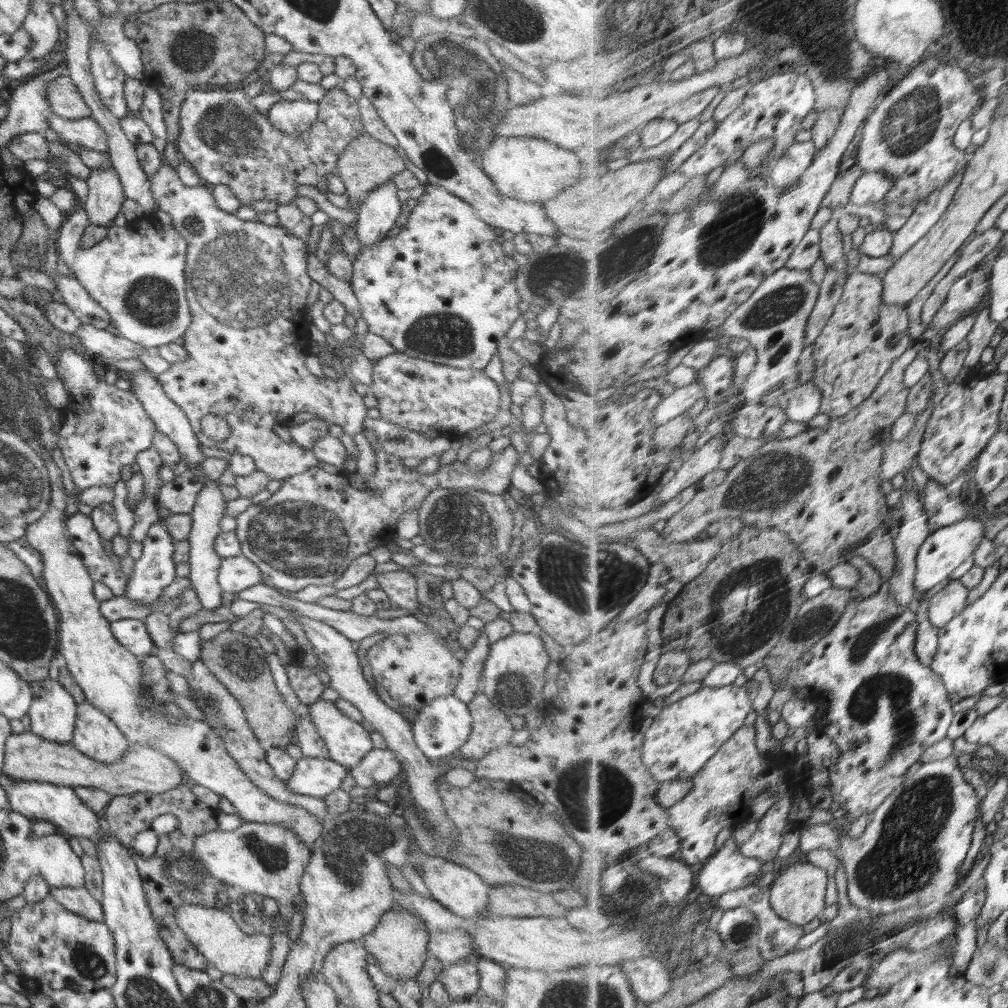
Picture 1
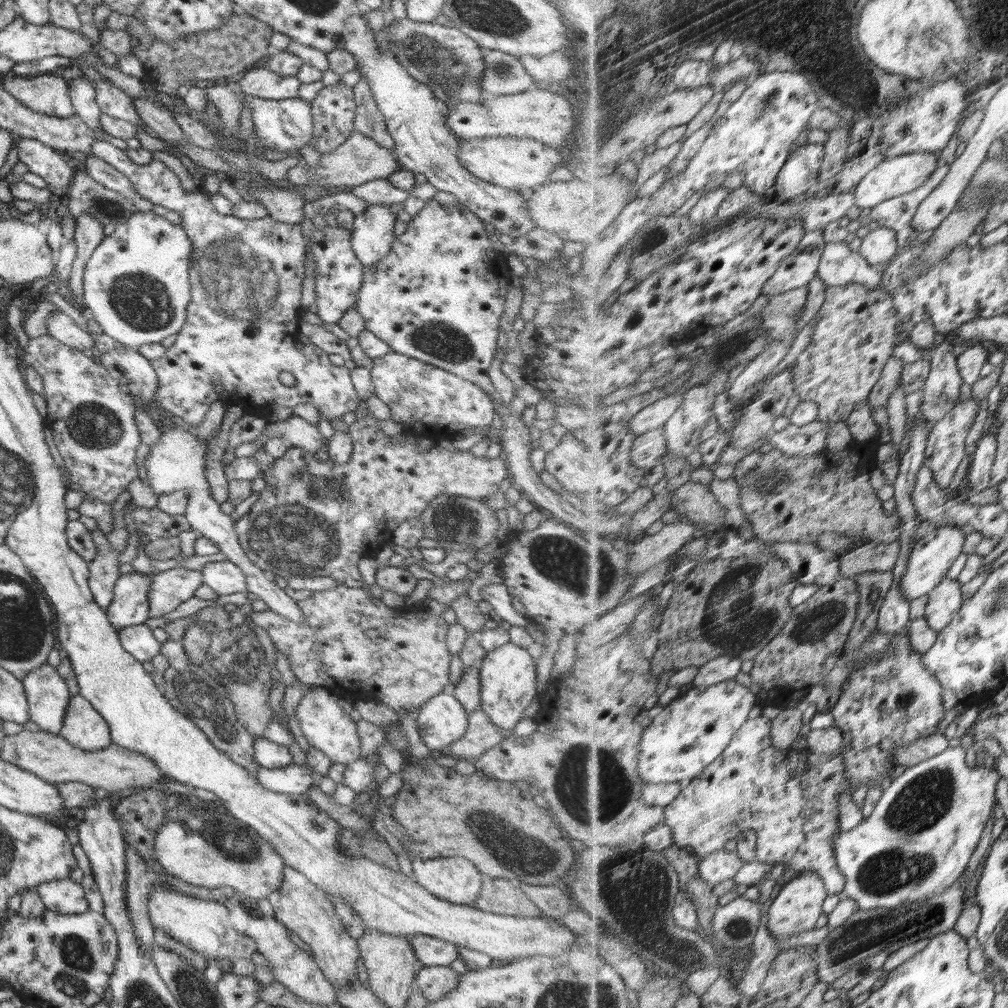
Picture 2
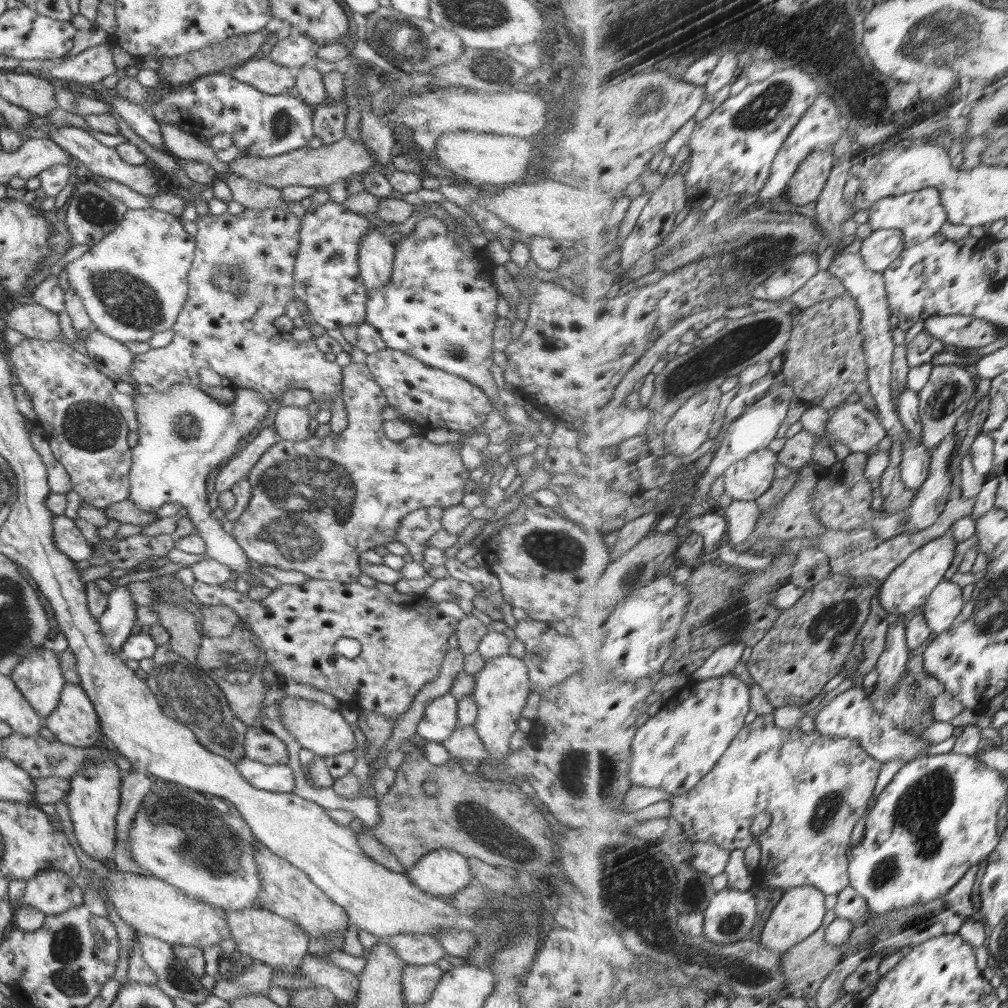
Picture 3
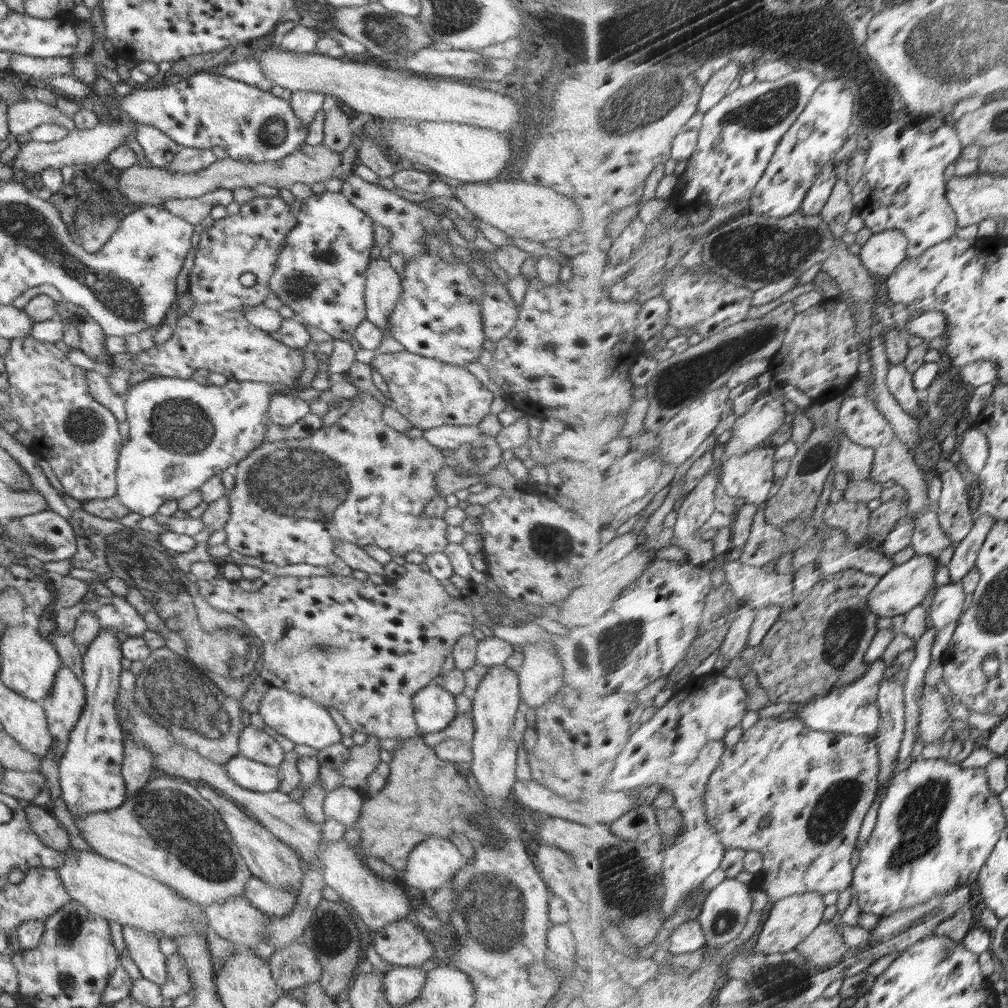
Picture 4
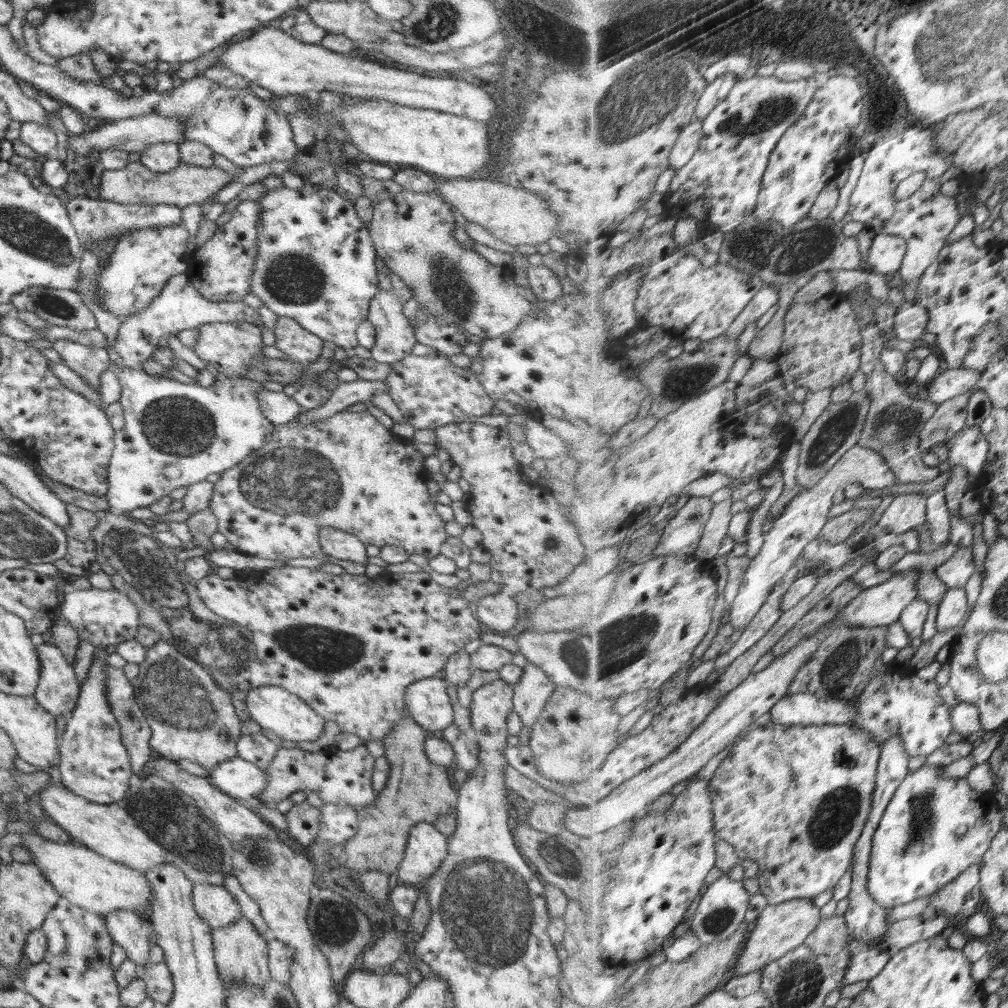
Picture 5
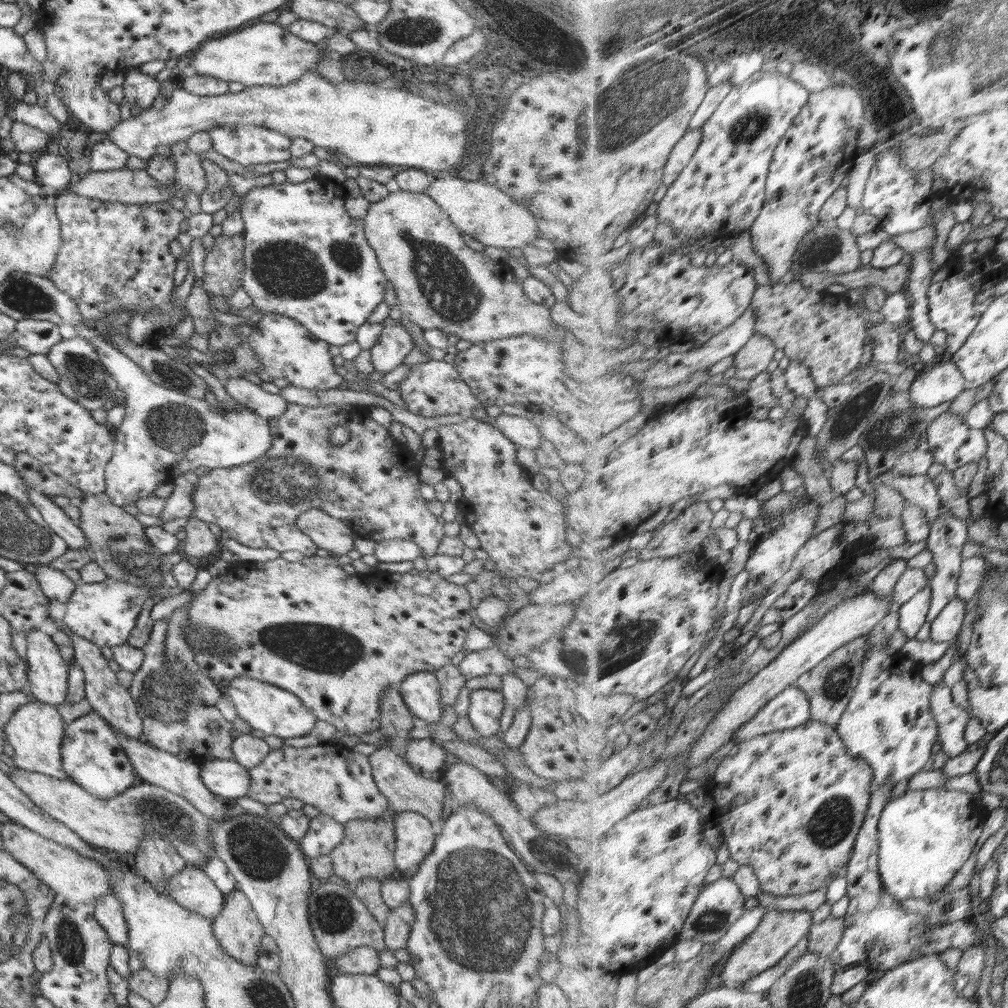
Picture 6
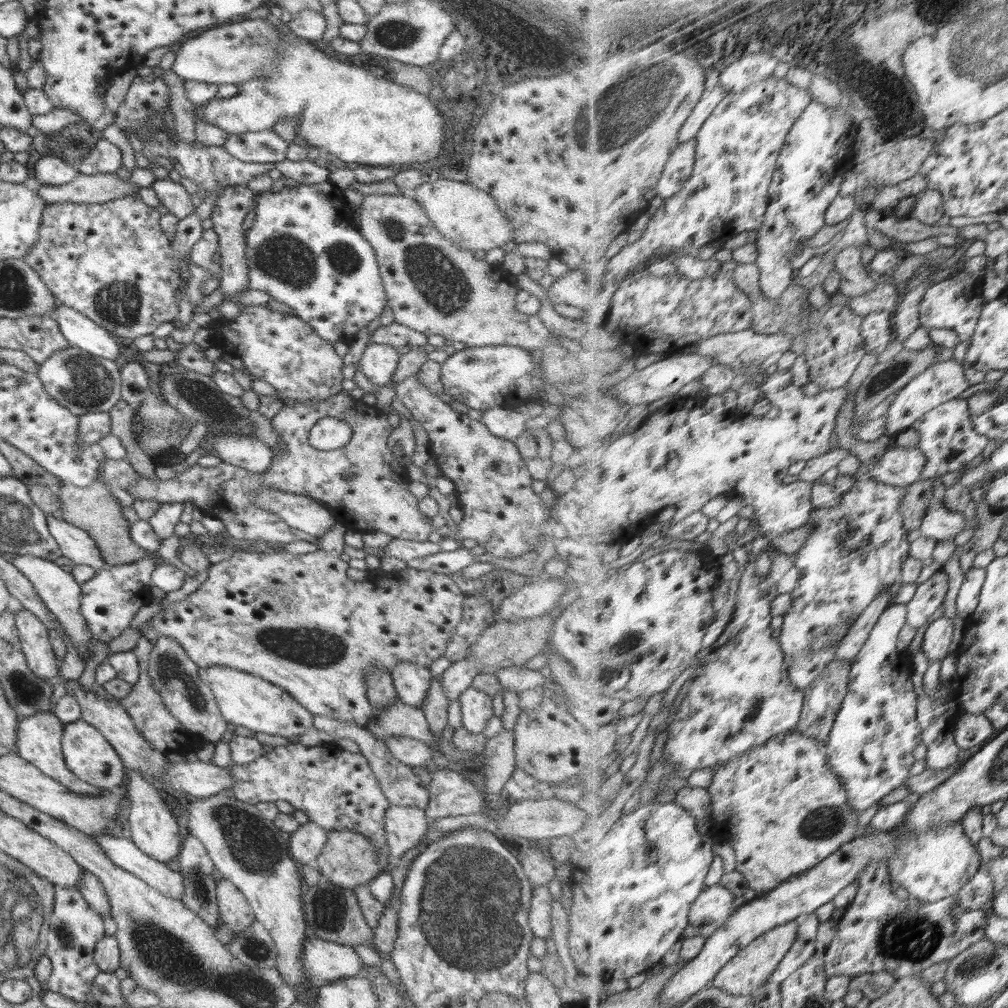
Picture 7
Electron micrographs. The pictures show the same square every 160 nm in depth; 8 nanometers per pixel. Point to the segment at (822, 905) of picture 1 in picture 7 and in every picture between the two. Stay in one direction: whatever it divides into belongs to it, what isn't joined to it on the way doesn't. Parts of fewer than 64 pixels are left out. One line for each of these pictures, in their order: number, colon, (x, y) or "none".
2: (798, 907)
3: (800, 914)
4: (792, 920)
5: (781, 928)
6: (782, 931)
7: (747, 975)

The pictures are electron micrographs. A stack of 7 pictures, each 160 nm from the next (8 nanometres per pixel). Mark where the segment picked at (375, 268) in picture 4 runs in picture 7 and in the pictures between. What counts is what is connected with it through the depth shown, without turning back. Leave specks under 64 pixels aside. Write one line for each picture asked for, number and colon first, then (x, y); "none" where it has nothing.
5: (394, 337)
6: (394, 343)
7: (379, 362)

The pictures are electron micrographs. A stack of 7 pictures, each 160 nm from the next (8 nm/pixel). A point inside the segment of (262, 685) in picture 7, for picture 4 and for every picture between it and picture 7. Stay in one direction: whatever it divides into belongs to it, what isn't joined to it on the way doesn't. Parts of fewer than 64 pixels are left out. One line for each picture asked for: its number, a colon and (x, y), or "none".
4: (297, 717)
5: (272, 707)
6: (276, 712)

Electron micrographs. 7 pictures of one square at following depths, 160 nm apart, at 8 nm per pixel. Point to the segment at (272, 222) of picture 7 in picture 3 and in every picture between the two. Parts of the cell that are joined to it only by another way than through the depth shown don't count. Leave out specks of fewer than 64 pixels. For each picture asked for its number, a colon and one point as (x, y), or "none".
3: (327, 279)
4: (321, 271)
5: (315, 263)
6: (305, 257)

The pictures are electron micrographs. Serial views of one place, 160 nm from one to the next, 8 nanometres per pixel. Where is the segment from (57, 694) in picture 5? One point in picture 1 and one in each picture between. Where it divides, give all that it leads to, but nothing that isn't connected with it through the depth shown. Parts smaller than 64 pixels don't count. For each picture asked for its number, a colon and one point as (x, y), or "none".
1: (95, 735)
2: (83, 727)
3: (74, 722)
4: (66, 699)

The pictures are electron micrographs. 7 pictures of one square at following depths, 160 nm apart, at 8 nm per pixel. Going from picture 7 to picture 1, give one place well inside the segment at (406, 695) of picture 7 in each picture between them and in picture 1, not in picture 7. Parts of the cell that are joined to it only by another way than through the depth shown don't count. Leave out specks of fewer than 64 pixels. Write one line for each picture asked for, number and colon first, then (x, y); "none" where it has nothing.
1: (443, 726)
2: (441, 720)
3: (440, 718)
4: (434, 707)
5: (426, 700)
6: (420, 691)

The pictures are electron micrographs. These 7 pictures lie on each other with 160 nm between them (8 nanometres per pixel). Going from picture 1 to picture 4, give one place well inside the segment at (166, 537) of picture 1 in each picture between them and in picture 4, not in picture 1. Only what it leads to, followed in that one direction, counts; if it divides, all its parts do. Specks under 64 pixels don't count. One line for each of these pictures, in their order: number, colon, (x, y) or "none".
2: (129, 606)
3: (116, 622)
4: (90, 779)

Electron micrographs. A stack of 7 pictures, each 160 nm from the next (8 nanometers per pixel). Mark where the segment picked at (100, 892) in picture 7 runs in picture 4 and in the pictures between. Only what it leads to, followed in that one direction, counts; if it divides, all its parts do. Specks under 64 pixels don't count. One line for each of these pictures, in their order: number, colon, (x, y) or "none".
4: (144, 952)
5: (129, 931)
6: (107, 911)

